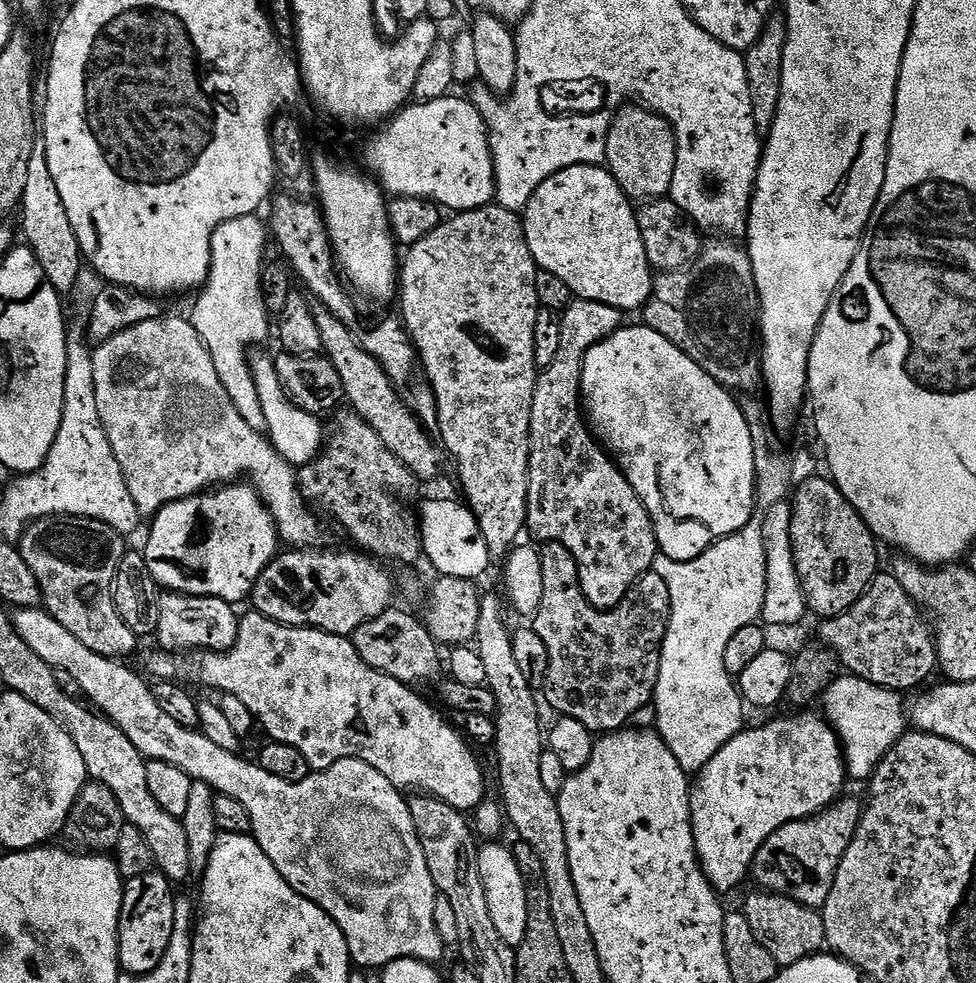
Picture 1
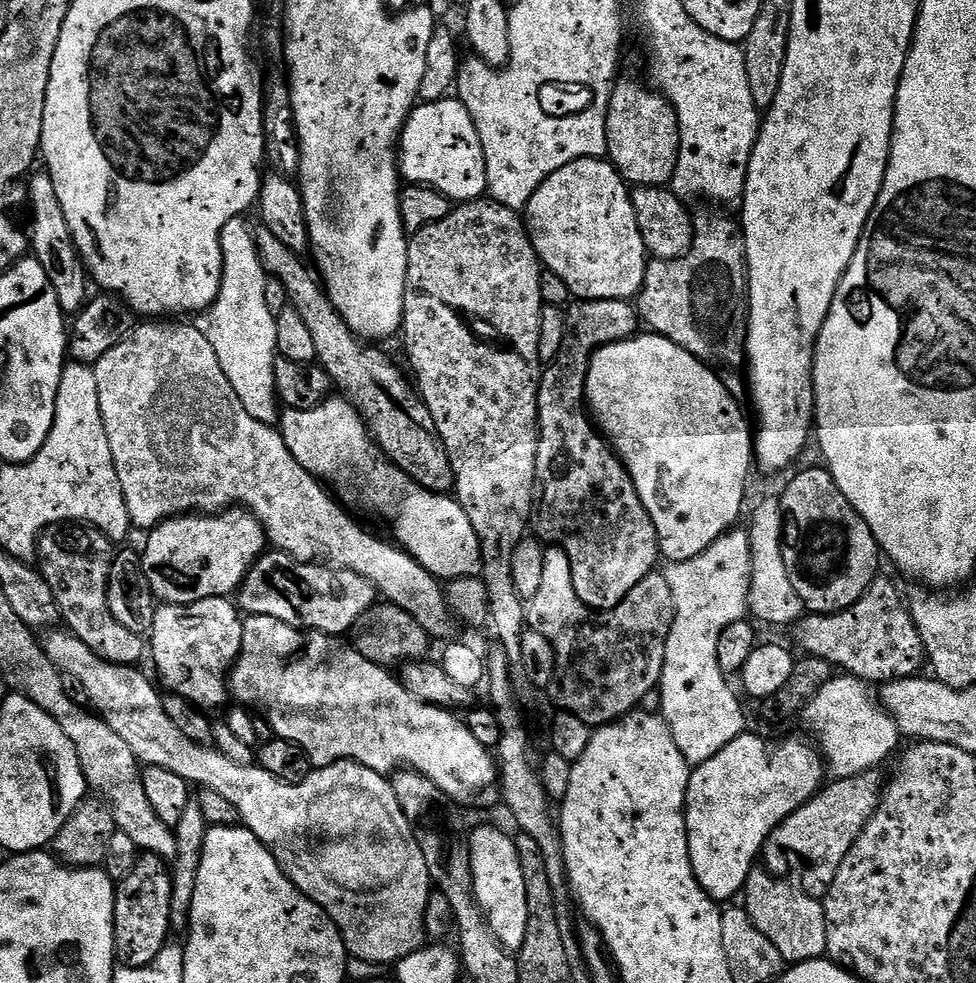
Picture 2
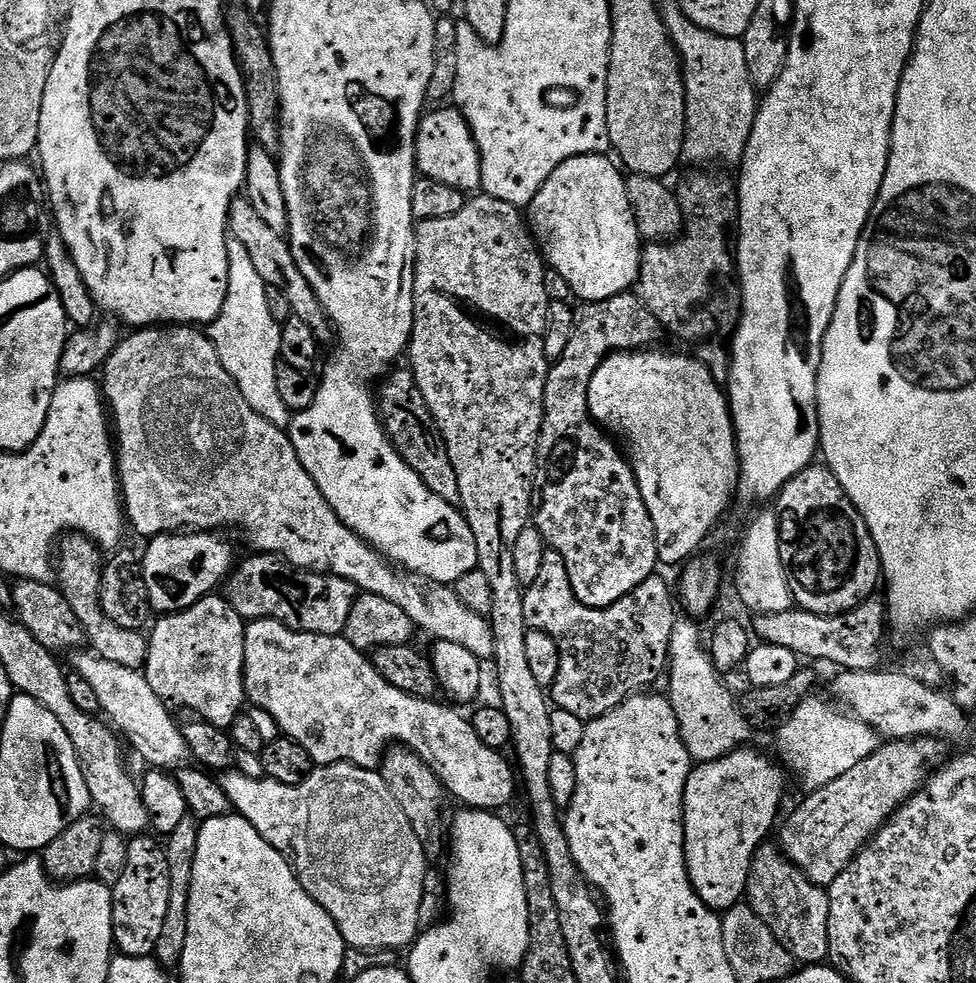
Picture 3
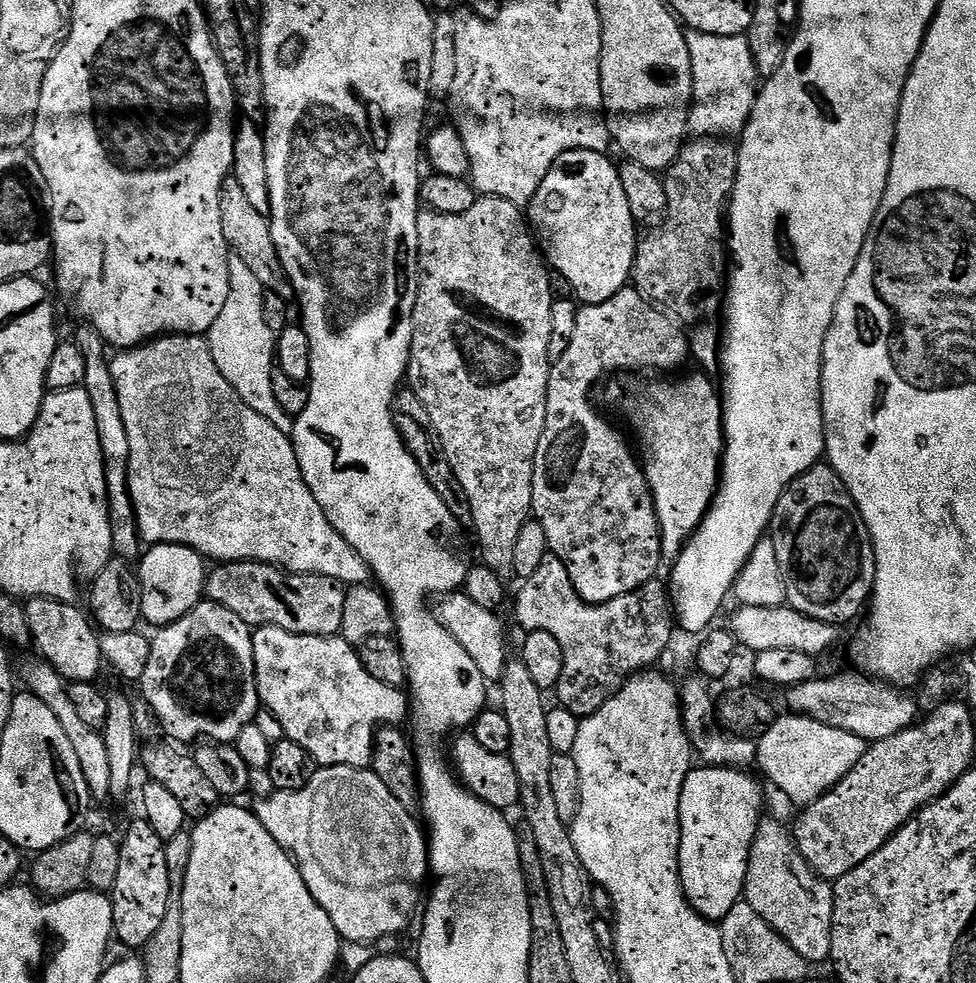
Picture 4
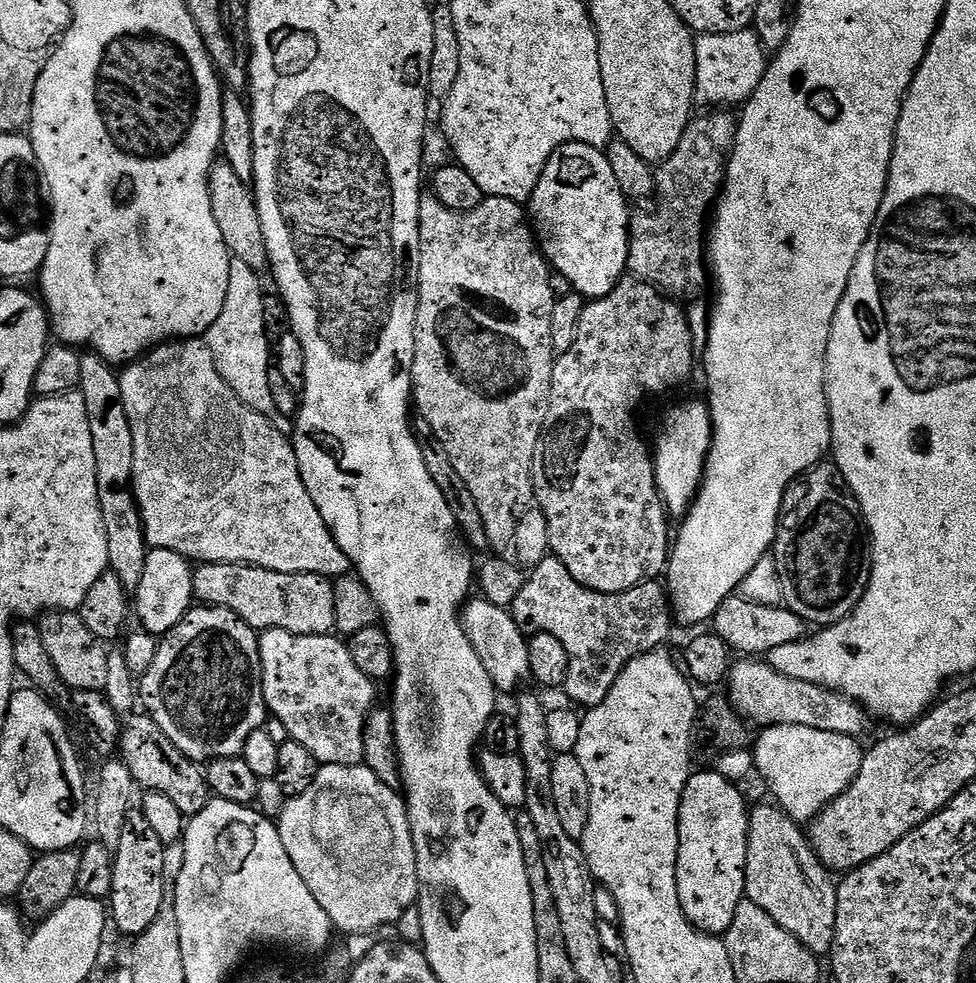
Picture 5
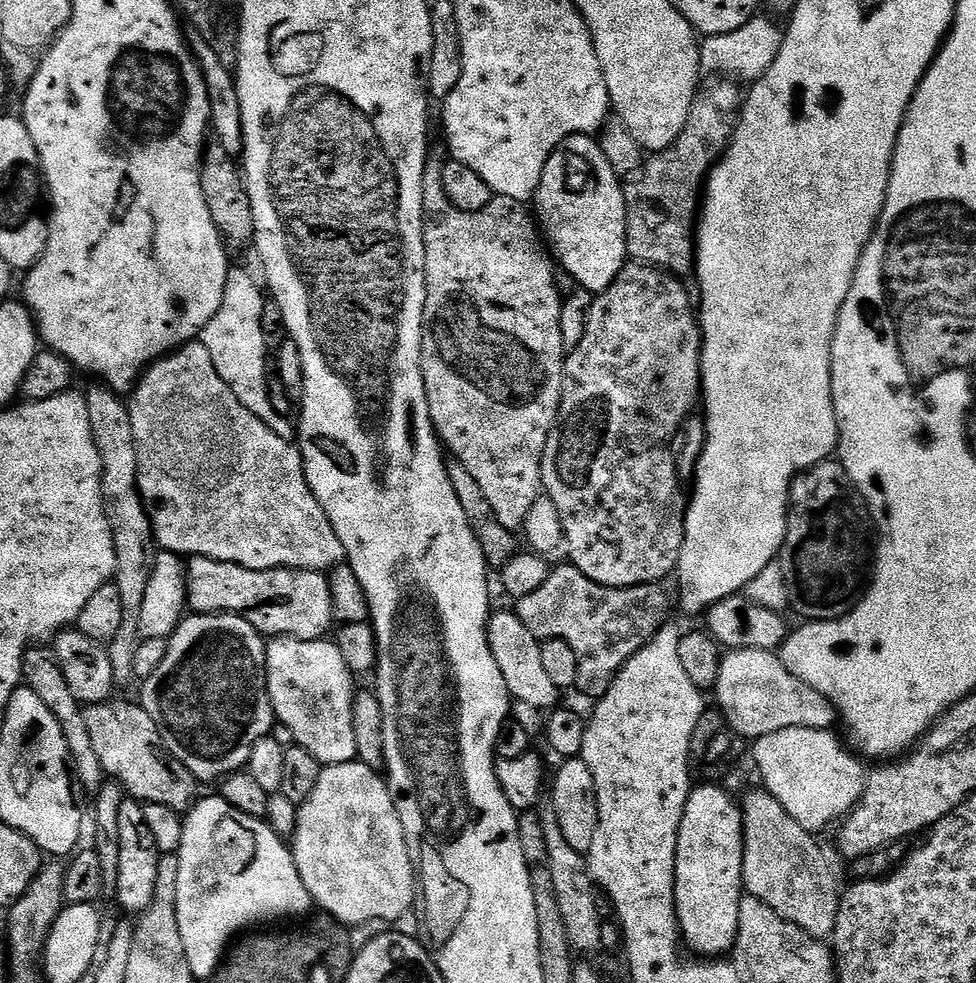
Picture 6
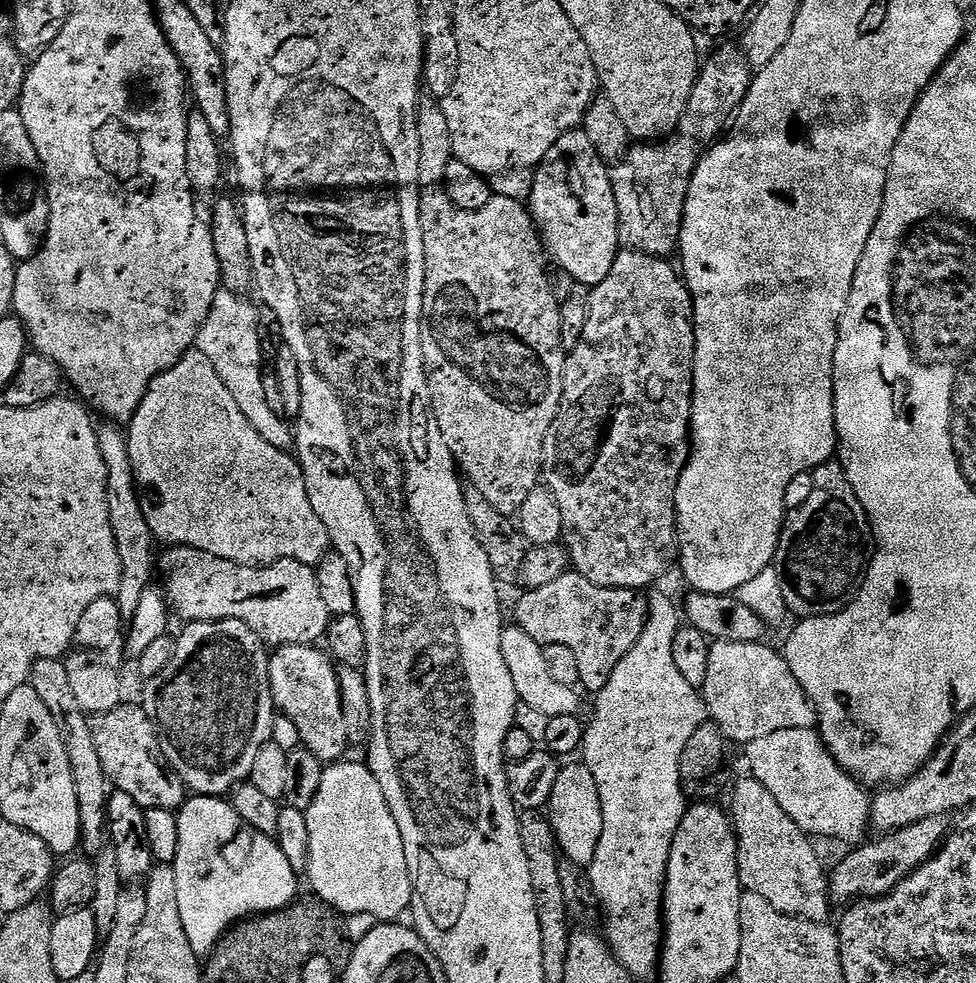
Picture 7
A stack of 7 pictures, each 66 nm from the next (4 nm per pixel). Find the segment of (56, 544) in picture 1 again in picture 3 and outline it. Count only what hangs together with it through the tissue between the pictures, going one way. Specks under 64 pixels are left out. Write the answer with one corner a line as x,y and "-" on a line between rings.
70,532
59,541
58,555
54,560
54,580
70,610
74,612
74,618
78,618
82,624
87,647
106,662
114,662
139,672
148,660
148,636
143,631
122,630
122,626
110,622
110,618
104,616
100,605
100,587
105,563
102,549
95,540
83,536
81,532

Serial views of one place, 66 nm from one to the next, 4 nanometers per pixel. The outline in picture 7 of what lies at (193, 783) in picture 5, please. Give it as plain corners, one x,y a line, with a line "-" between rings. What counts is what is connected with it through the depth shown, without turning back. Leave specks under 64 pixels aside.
121,702
114,710
97,712
89,719
90,735
98,749
102,770
106,770
108,783
115,791
130,794
145,810
157,808
176,812
186,799
185,782
172,769
162,750
155,719
139,703
128,703

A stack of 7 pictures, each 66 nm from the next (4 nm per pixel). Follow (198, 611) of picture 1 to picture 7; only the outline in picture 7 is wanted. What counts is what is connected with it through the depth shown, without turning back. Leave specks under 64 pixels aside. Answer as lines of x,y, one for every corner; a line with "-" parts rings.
241,620
185,623
183,627
184,633
175,637
176,653
172,667
143,685
142,707
154,714
162,750
185,785
195,795
224,798
251,777
262,746
272,739
272,727
278,713
270,690
270,652
260,636

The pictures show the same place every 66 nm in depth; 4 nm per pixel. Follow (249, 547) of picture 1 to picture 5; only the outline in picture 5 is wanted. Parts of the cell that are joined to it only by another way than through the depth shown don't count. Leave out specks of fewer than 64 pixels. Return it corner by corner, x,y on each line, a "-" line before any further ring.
153,548
146,558
146,570
142,570
142,578
134,590
134,616
140,619
139,627
149,636
163,637
193,607
192,574
194,568
184,556
174,550

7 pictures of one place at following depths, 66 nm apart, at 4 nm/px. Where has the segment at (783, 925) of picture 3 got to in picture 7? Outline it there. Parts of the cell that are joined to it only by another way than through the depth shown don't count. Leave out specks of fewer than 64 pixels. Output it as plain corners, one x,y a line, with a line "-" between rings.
745,778
736,784
730,807
732,828
736,831
738,874
743,891
766,898
774,910
794,918
823,924
829,918
828,872
820,861
808,833
803,832
762,782

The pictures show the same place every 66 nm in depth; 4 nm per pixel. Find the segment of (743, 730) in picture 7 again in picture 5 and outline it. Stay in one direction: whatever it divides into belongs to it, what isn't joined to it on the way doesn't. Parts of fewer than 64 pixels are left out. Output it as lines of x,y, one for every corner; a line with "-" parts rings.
744,658
741,661
741,664
740,661
733,663
732,671
726,681
726,695
732,701
736,713
744,717
749,725
760,724
761,729
774,726
810,726
810,730
826,730
830,734
863,737
866,713
855,700
848,699
840,692
831,692
829,688
822,688
819,684
790,678
771,668
763,659

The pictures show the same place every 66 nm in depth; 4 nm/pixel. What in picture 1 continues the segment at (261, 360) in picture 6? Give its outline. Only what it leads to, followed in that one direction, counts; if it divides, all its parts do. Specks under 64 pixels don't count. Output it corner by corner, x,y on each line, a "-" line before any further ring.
256,214
230,218
214,230
210,242
208,280
199,289
197,296
200,297
192,308
190,319
194,330
198,330
202,342
210,350
218,378
222,379
234,406
238,406
238,414
242,414
250,426
263,429
264,415
248,357
248,349
260,346
256,344
267,338
270,320
260,293
260,274
266,263
264,247
270,244
270,232
260,218

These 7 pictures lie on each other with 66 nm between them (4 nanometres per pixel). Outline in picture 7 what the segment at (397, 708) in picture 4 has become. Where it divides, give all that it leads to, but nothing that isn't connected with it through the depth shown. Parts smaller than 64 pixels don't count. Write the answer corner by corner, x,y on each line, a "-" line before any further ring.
281,644
268,657
270,690
276,703
276,711
281,716
290,718
298,726
298,734
303,747
308,748
318,759
325,762
336,762
344,751
350,748
346,734
346,718
342,714
342,694
337,665
327,651
311,644

